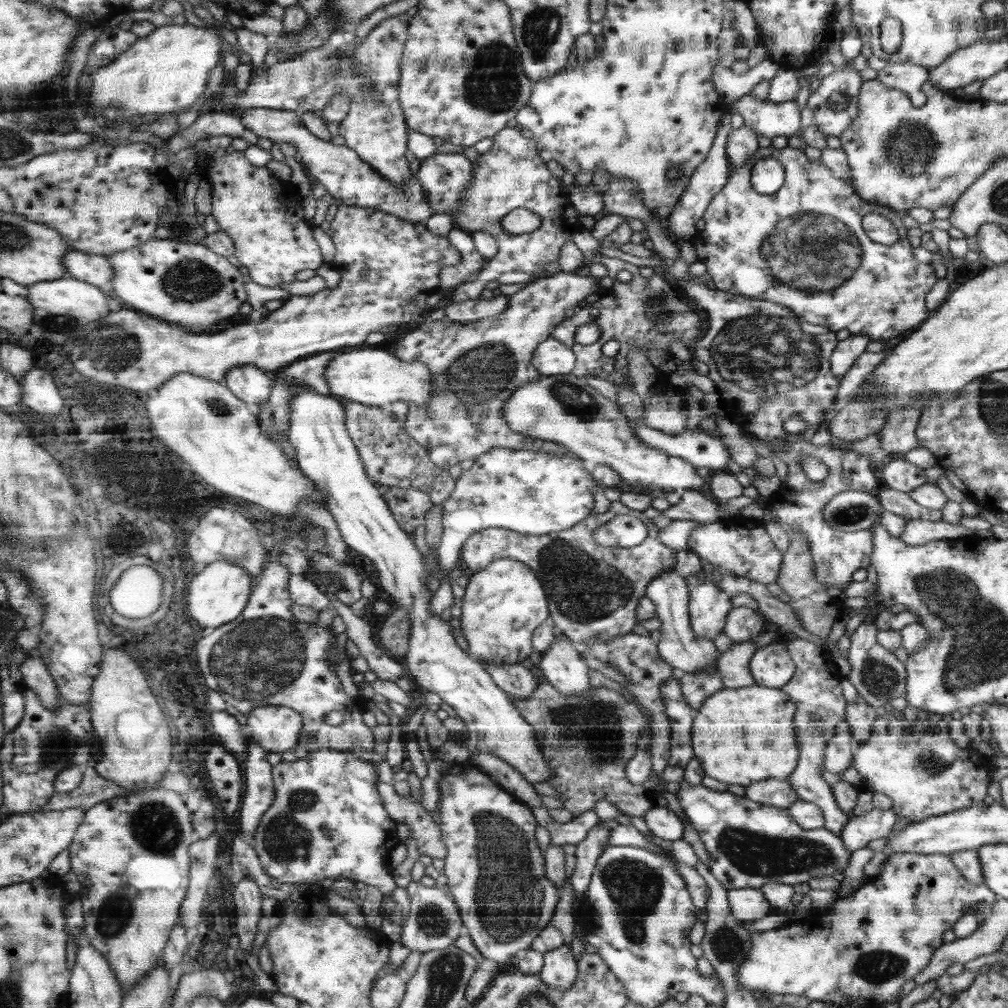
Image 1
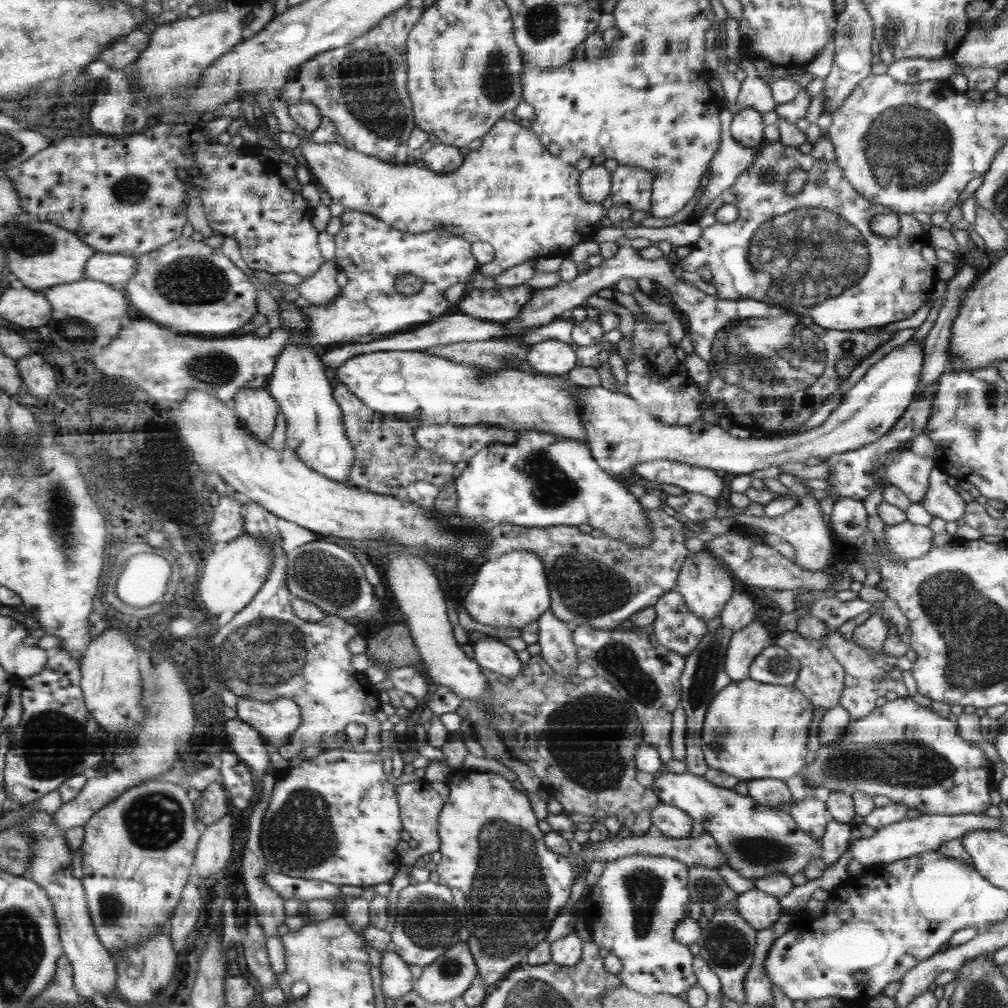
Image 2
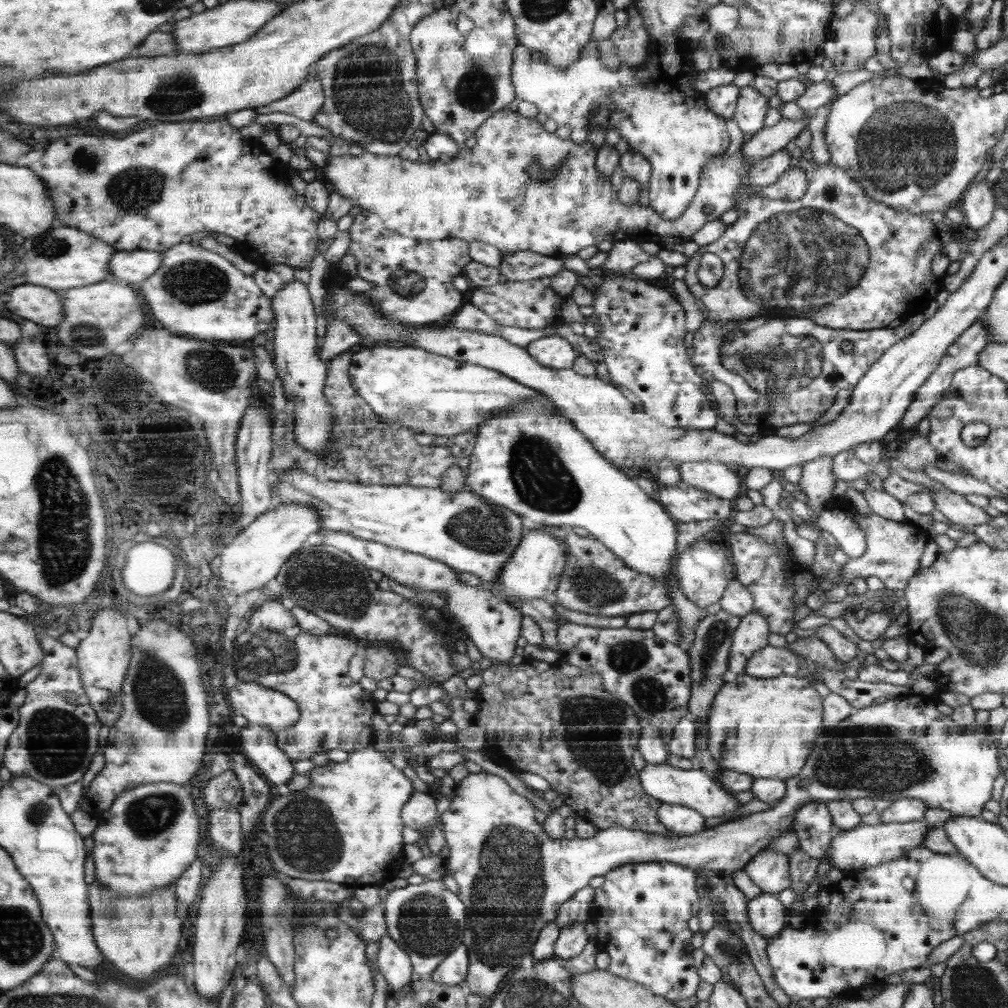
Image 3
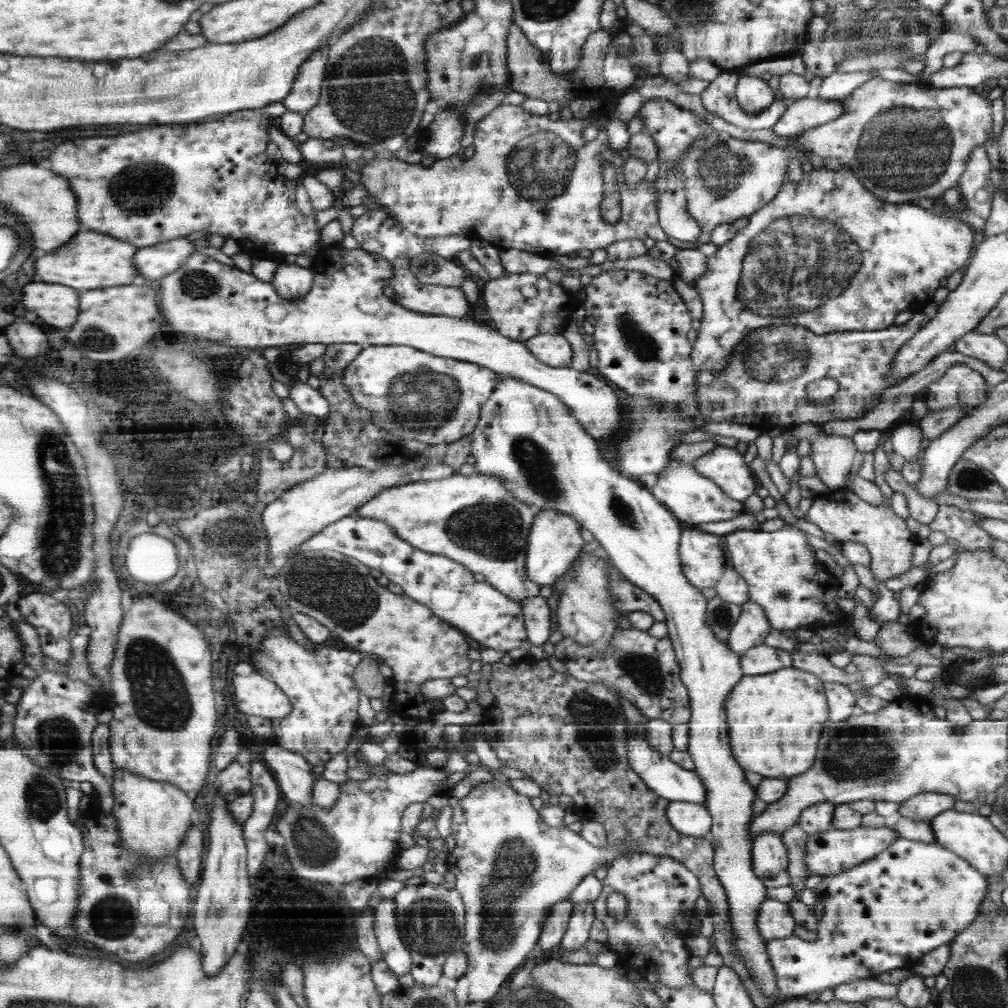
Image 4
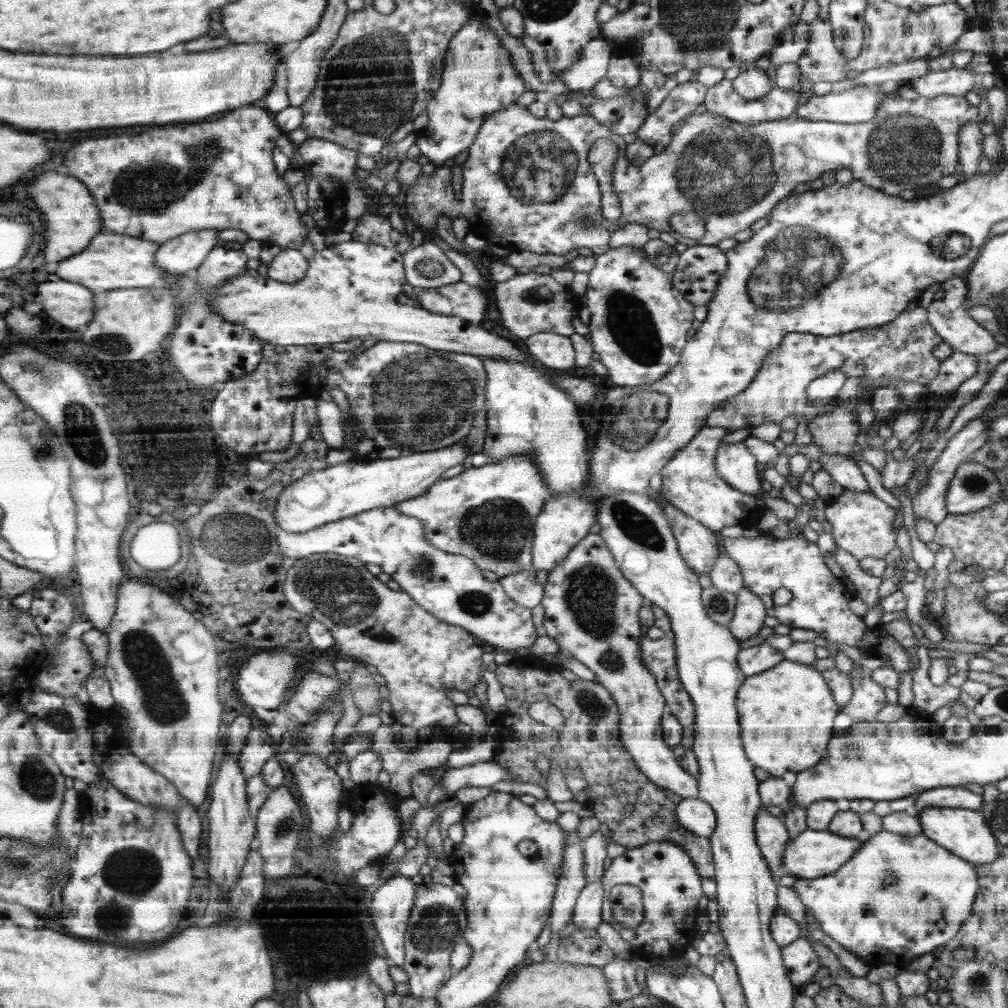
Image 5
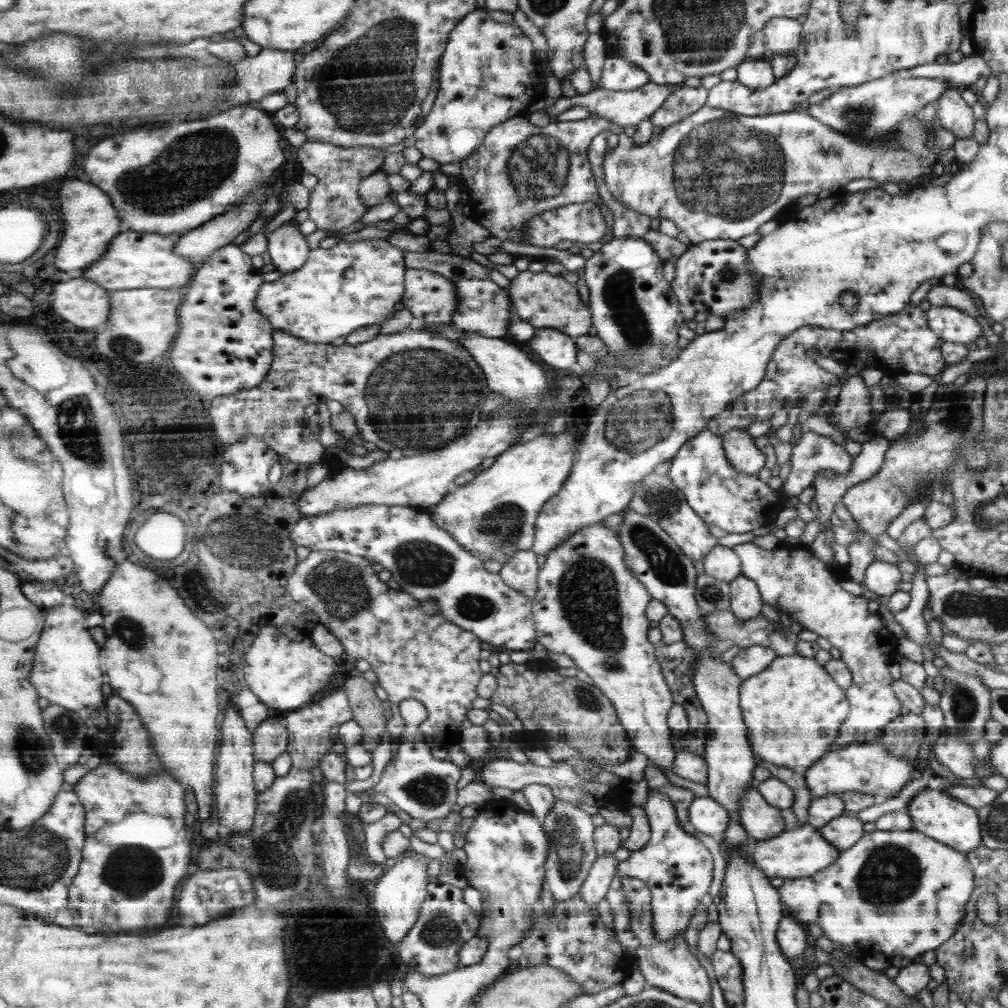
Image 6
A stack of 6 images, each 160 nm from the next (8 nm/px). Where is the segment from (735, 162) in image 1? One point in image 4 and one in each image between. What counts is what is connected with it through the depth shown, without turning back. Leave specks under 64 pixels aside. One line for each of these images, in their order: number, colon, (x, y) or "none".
2: (747, 127)
3: (750, 114)
4: (754, 94)

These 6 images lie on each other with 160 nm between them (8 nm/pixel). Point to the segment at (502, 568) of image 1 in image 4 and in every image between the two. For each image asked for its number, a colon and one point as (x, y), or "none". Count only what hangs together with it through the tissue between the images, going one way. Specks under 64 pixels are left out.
2: (511, 591)
3: (534, 570)
4: (555, 541)

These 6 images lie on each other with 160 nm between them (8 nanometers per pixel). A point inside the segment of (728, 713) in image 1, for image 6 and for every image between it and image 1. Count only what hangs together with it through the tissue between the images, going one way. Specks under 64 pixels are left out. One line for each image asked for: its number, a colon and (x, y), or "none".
2: (751, 730)
3: (765, 727)
4: (777, 718)
5: (787, 711)
6: (792, 709)

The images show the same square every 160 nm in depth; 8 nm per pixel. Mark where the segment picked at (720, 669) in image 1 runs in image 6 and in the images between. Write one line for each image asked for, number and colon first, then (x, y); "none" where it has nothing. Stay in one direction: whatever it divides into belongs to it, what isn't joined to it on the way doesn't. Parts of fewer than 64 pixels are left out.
2: (746, 644)
3: (751, 635)
4: (752, 627)
5: (748, 620)
6: (746, 602)

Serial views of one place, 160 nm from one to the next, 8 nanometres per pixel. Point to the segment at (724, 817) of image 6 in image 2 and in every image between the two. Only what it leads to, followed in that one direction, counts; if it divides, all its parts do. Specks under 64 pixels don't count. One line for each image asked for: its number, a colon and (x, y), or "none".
2: (666, 819)
3: (683, 821)
4: (690, 818)
5: (694, 814)

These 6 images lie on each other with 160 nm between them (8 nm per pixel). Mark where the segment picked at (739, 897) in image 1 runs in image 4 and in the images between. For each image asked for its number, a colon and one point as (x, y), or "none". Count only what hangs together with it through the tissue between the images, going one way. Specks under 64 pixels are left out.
2: (760, 910)
3: (766, 913)
4: (774, 920)

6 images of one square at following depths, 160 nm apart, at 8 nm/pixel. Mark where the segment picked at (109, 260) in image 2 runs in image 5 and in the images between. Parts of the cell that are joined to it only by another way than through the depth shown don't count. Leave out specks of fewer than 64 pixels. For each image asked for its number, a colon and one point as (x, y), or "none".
3: (135, 266)
4: (154, 262)
5: (181, 255)

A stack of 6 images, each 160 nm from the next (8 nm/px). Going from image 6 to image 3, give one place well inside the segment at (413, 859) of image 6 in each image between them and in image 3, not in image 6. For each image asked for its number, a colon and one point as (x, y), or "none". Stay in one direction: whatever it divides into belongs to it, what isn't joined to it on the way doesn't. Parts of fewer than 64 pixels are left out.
3: (394, 964)
4: (395, 955)
5: (392, 904)

